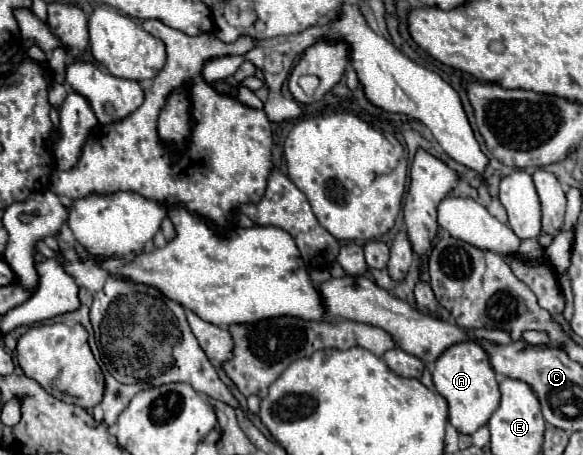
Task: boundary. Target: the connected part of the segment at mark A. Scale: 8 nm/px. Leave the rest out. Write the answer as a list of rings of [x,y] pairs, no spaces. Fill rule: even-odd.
[[[473,340],[453,344],[437,358],[433,368],[433,384],[437,392],[447,400],[449,422],[457,428],[459,434],[471,436],[475,430],[489,422],[491,414],[499,406],[499,386],[495,380],[495,372],[489,364],[489,356]]]

